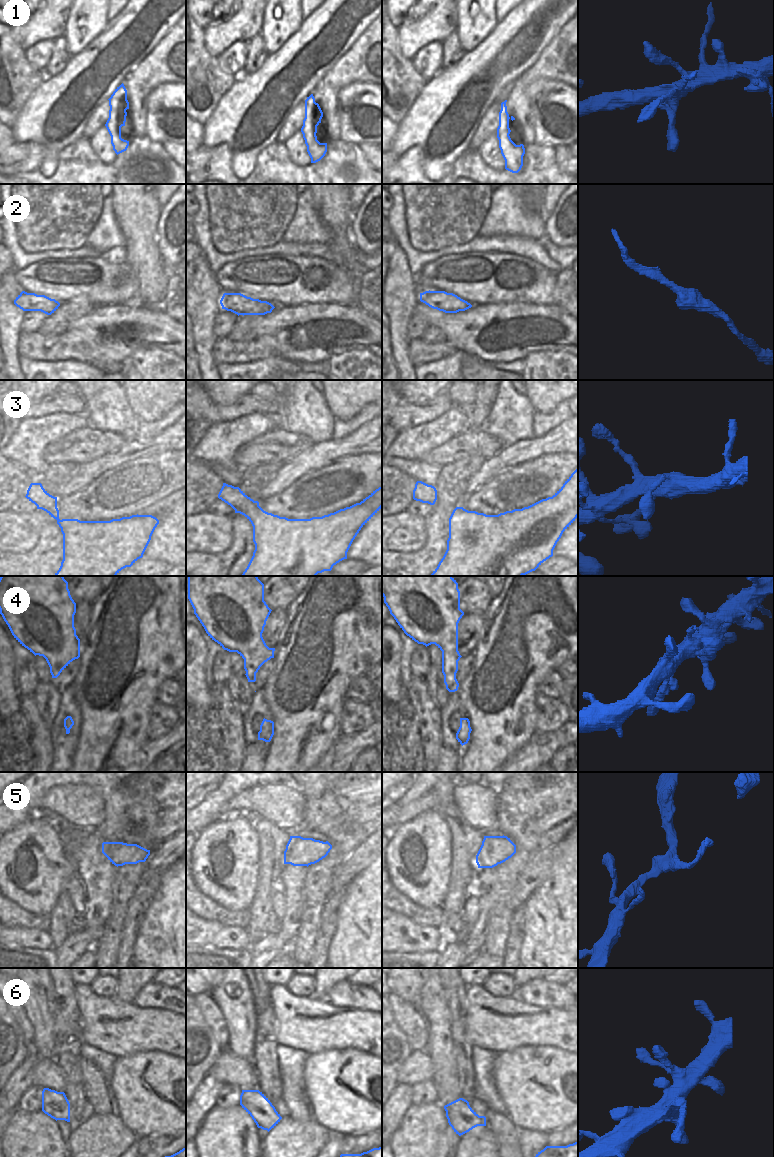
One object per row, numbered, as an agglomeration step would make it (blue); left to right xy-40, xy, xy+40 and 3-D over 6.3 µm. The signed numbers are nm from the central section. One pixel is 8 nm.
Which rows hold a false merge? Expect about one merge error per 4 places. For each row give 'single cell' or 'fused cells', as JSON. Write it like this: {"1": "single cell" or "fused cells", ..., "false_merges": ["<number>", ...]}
{"1": "single cell", "2": "single cell", "3": "single cell", "4": "single cell", "5": "fused cells", "6": "single cell", "false_merges": ["5"]}

